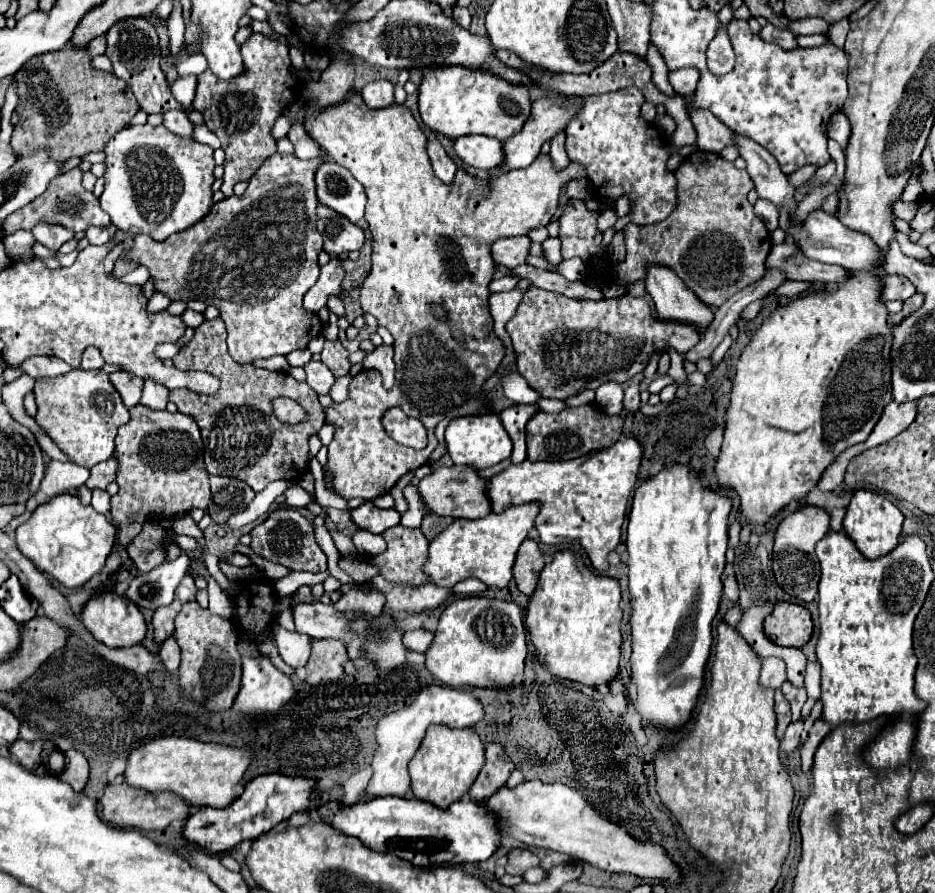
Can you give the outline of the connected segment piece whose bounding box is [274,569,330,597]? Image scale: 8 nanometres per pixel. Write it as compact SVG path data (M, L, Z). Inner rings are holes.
M328 569L319 573L293 571L275 582L274 588L278 596L286 597L295 593L302 585L313 586L323 583L330 576Z

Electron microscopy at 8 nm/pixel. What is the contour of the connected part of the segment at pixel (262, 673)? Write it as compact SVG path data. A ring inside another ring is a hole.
M240 641L238 649L242 653L244 671L242 671L242 687L240 687L240 693L238 693L232 709L238 713L276 713L294 695L288 675L278 671L270 659L252 655L252 653L256 653L256 645L252 641Z

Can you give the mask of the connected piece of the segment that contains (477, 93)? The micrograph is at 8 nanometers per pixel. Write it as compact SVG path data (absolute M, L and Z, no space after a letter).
M432 67L426 69L424 79L420 83L420 115L422 121L432 129L438 131L450 139L464 137L464 135L486 135L494 137L498 141L506 141L508 137L516 135L524 127L524 121L530 117L530 93L524 89L524 85L512 85L508 81L502 81L502 77L496 77L482 69L464 69L464 67Z

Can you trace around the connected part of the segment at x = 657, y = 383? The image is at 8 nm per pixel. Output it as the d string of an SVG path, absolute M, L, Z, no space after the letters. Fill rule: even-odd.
M664 375L664 377L656 377L652 383L650 383L650 387L648 387L648 391L650 393L660 393L664 387L668 387L668 385L678 385L678 381L676 379L672 379L670 375Z

